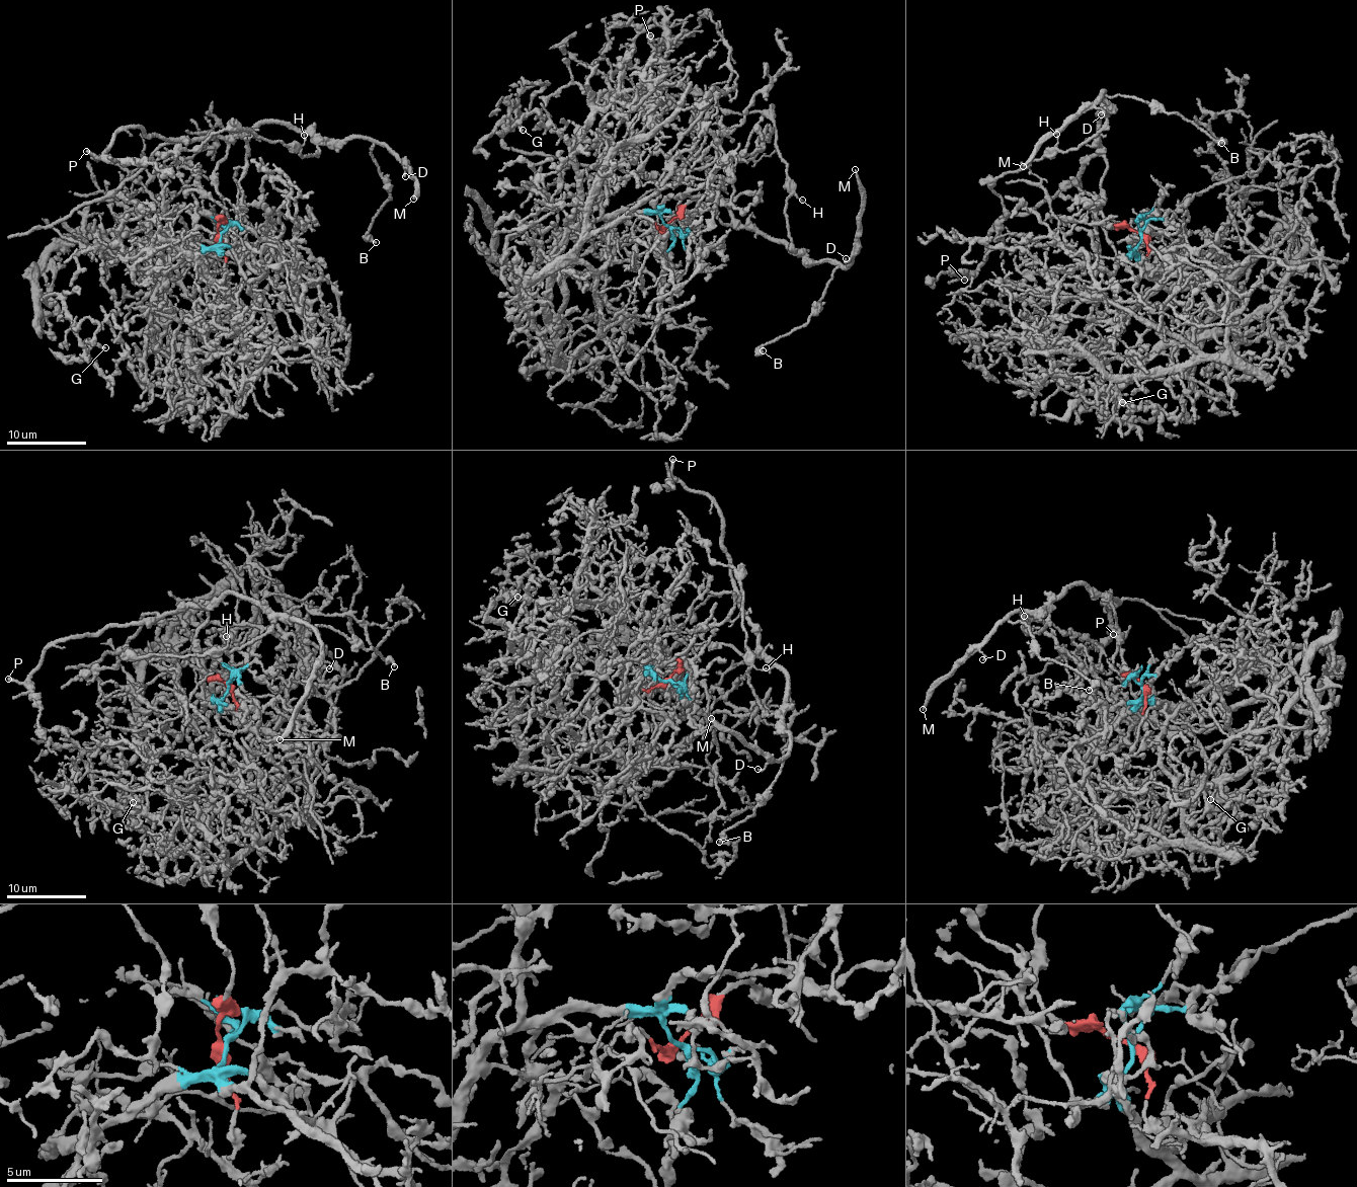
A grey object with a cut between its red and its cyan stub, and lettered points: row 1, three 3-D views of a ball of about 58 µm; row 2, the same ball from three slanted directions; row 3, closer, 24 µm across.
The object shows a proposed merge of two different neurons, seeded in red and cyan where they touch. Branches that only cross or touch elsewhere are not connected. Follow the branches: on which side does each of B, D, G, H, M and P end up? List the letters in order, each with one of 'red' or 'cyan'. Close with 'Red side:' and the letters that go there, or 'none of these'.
B: red
D: red
G: cyan
H: red
M: red
P: red
Red side: B, D, H, M, P

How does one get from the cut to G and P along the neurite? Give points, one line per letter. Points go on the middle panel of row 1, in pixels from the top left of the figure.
G: (666, 226), (621, 214), (630, 261), (555, 266), (609, 143), (574, 83), (505, 119), (523, 130)
P: (666, 226), (694, 200), (732, 222), (693, 140), (695, 90), (666, 68), (650, 35)

